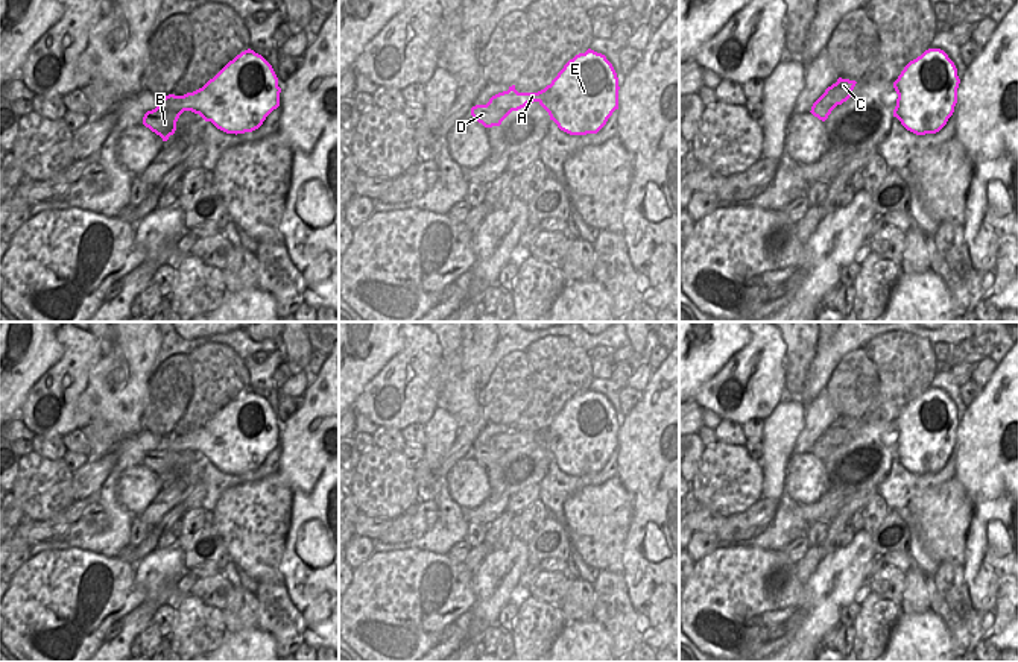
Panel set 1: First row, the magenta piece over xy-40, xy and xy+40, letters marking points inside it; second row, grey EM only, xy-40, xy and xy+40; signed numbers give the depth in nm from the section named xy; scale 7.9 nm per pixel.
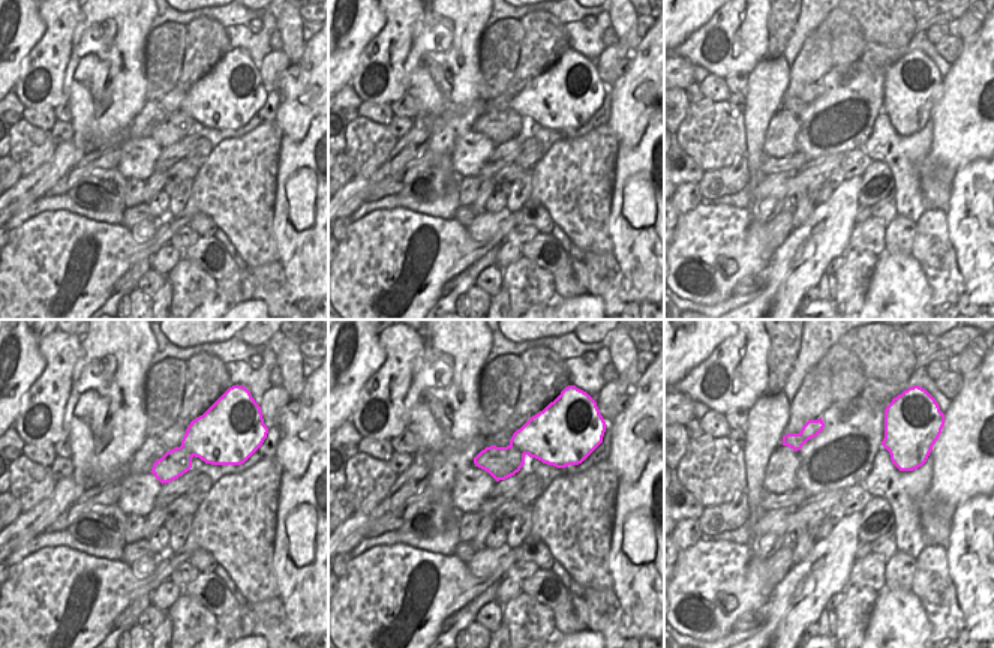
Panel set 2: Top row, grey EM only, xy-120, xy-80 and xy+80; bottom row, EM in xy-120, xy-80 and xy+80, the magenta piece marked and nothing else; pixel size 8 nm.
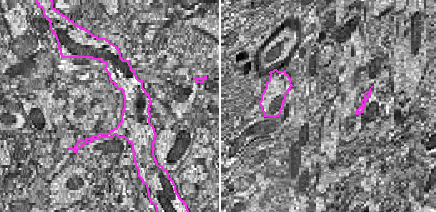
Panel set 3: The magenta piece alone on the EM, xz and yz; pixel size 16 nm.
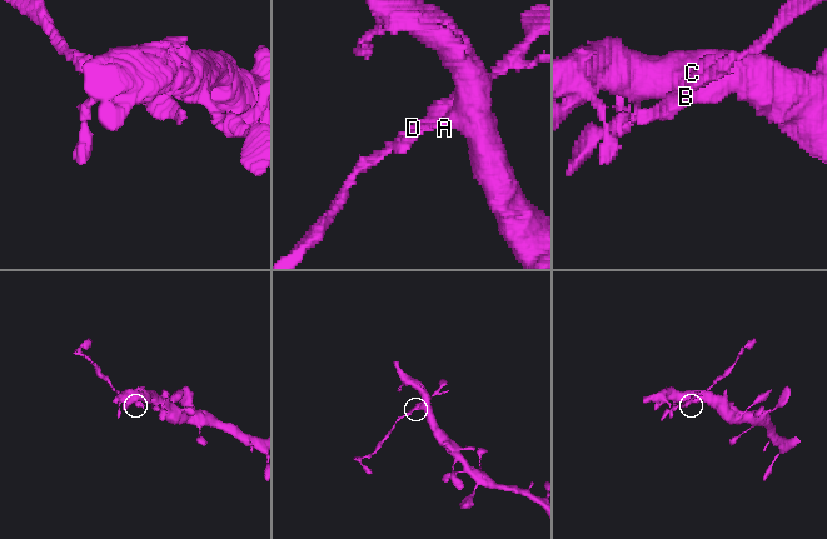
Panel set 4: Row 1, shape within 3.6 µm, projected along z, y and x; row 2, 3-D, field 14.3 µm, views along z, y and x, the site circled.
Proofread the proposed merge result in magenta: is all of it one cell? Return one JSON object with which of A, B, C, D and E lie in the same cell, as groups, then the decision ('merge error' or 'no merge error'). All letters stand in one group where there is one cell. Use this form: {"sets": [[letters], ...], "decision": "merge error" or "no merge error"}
{"sets": [["A", "C", "E"], ["B", "D"]], "decision": "merge error"}

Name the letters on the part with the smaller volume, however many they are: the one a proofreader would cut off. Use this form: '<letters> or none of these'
B, D

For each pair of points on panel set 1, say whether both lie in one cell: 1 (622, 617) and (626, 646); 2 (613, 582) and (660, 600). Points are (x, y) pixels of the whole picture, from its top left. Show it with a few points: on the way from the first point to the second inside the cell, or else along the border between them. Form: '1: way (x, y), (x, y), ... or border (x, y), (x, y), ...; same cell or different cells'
1: way (623, 624), (626, 638); same cell
2: border (620, 573), (628, 598), (640, 618); different cells

